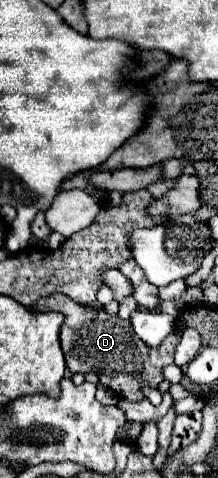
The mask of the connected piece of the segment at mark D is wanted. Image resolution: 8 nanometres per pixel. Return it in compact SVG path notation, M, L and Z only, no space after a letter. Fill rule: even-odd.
M50 295L40 299L32 311L60 311L64 313L64 323L60 327L60 345L64 351L66 367L72 373L96 373L100 383L128 401L142 401L140 381L158 387L164 379L162 369L172 363L174 349L180 341L180 331L172 331L160 347L148 347L132 333L130 321L120 319L118 315L108 315L104 309L92 309L74 303L66 295Z

